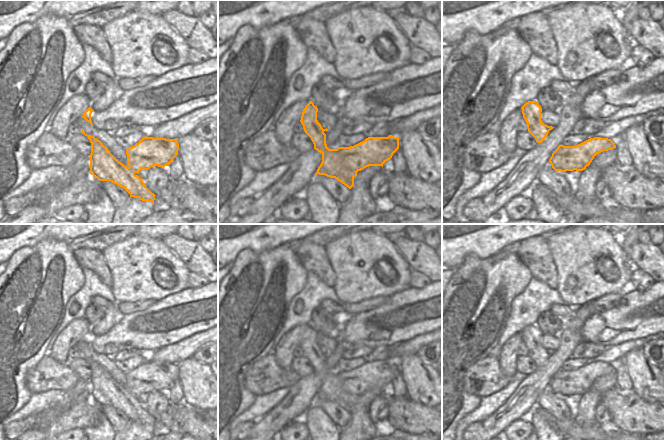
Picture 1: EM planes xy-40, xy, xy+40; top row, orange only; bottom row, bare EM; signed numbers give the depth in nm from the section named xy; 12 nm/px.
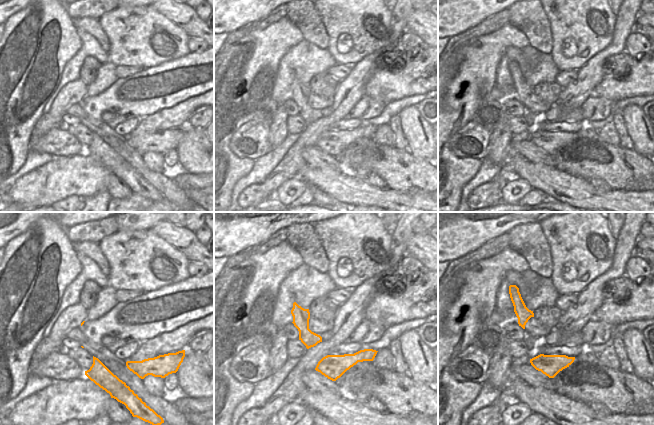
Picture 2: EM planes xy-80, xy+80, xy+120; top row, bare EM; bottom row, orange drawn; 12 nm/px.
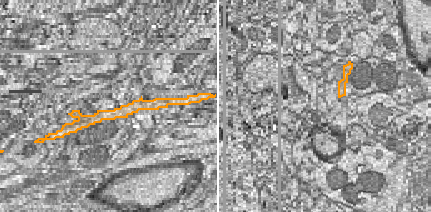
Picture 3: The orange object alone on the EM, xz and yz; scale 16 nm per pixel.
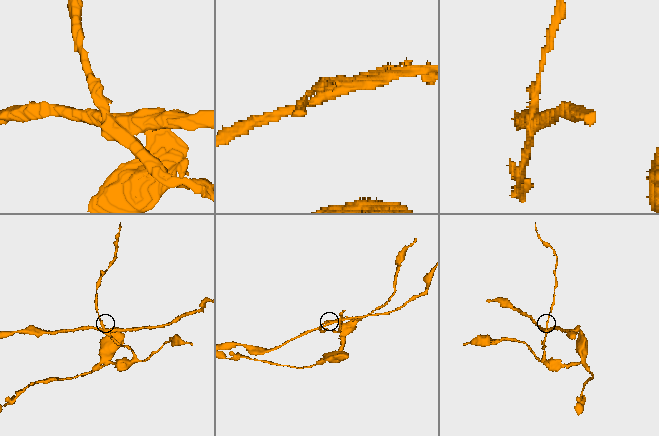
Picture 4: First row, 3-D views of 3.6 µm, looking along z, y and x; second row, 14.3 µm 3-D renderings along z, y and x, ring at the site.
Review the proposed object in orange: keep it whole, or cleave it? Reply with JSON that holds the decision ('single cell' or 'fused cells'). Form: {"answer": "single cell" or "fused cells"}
{"answer": "fused cells"}

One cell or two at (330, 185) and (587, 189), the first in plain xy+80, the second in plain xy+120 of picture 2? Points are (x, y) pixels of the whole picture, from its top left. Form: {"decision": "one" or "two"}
{"decision": "two"}

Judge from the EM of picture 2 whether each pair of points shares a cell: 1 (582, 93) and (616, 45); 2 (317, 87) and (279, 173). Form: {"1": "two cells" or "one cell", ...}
{"1": "one cell", "2": "two cells"}

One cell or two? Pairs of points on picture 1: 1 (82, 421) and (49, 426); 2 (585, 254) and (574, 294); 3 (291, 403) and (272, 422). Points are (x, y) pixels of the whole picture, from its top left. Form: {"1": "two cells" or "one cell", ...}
{"1": "one cell", "2": "one cell", "3": "one cell"}

